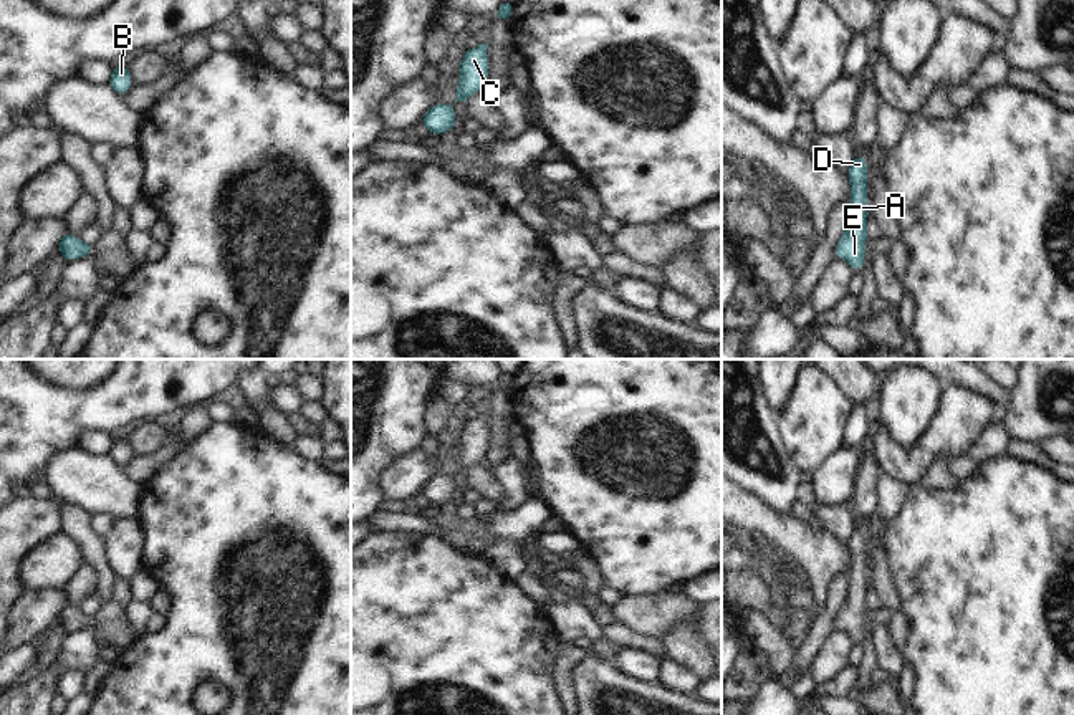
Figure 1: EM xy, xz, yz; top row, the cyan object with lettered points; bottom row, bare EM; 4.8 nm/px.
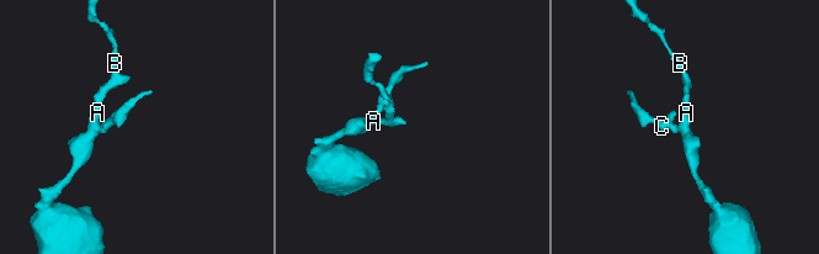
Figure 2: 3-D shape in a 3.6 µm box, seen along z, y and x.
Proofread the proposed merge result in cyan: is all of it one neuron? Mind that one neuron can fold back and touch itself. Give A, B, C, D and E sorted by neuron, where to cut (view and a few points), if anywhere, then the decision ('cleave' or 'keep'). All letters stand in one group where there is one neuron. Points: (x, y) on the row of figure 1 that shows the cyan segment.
groups A B C D E; cut none; keep

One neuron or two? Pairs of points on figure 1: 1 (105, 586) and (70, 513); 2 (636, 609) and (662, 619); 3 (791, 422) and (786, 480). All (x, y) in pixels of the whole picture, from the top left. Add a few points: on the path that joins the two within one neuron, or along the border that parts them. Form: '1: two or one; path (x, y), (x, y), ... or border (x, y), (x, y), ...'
1: one; path (101, 568), (90, 542), (81, 532)
2: one; path (642, 613), (656, 614)
3: two; border (778, 416), (778, 429), (786, 452), (806, 477)

